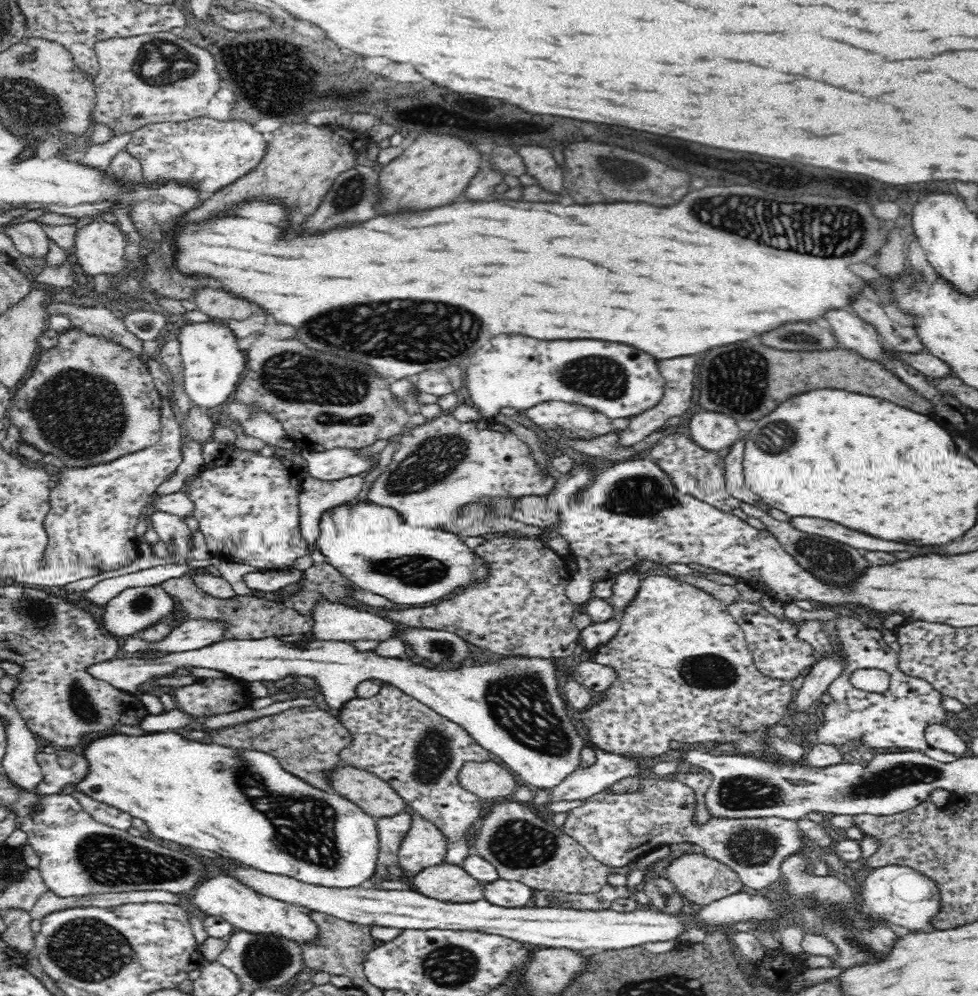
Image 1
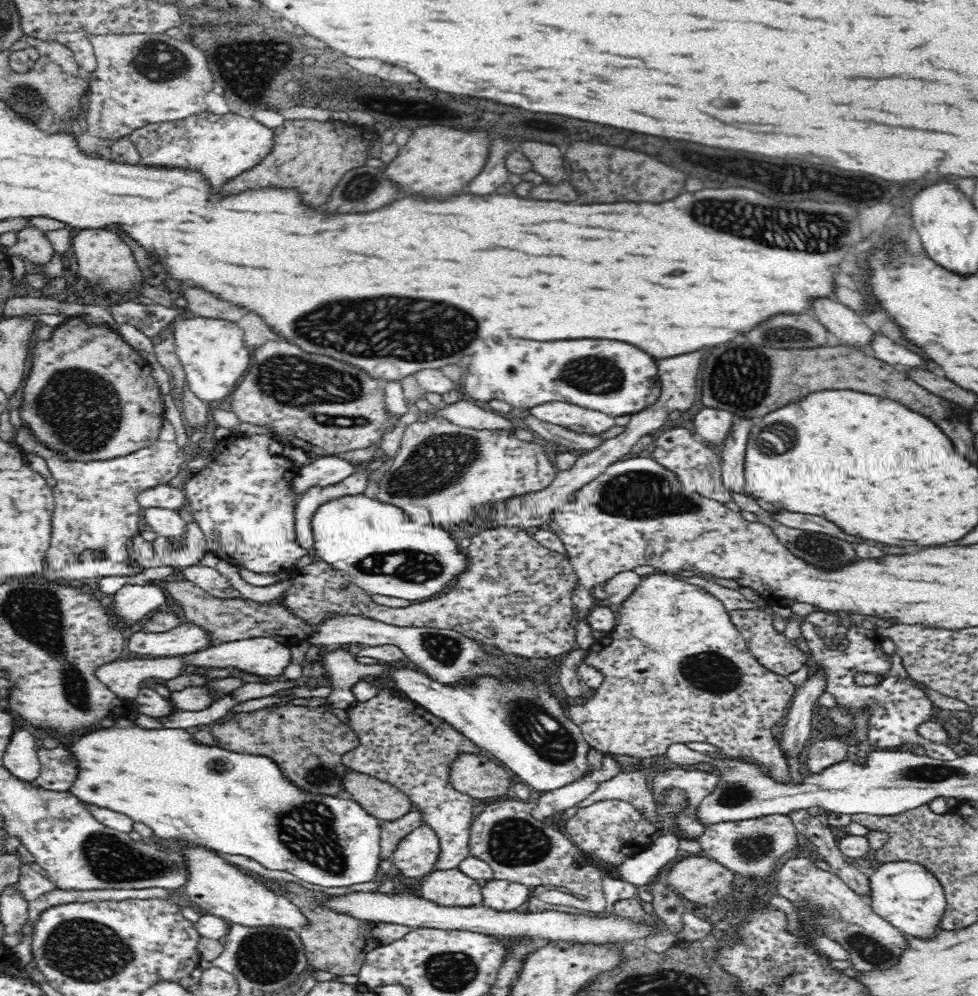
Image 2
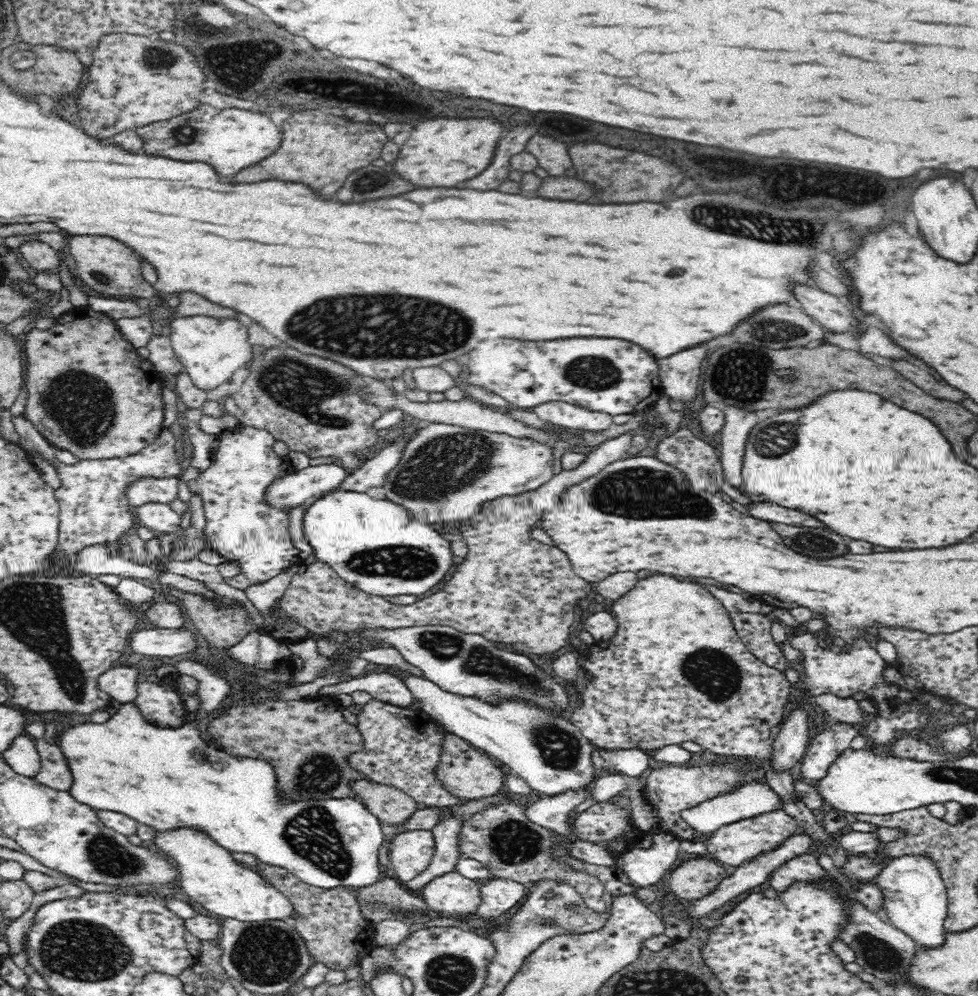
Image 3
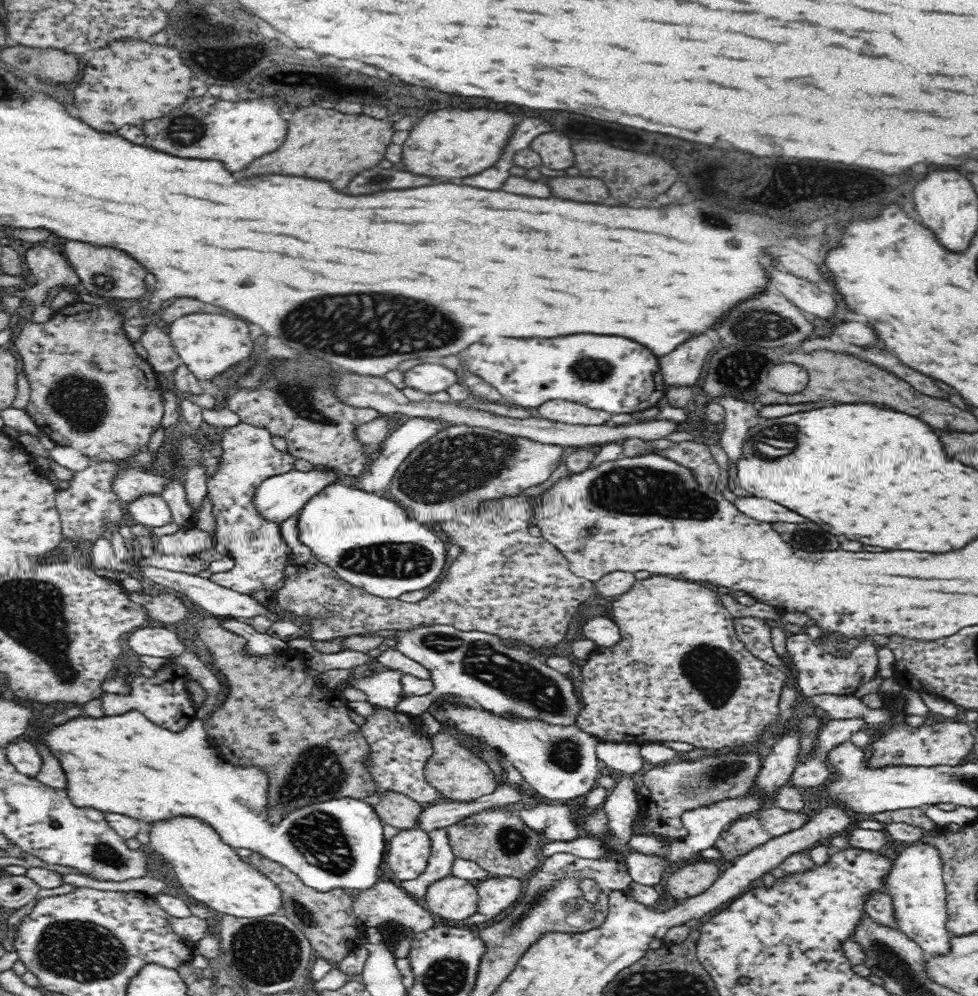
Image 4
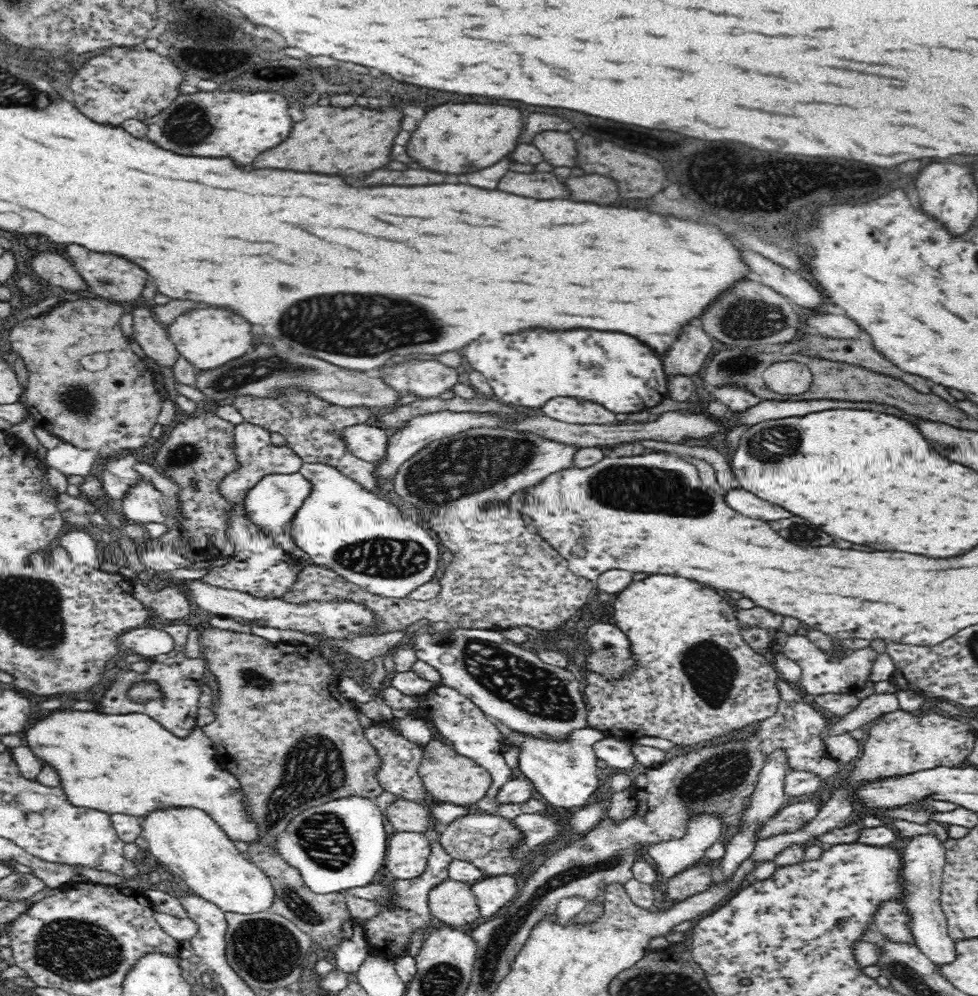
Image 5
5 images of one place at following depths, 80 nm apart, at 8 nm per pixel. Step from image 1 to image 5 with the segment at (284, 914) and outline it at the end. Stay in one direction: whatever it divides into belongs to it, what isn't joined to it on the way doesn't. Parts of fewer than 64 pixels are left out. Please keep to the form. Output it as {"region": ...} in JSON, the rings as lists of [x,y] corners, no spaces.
{"region":[[[167,809],[150,814],[143,822],[141,836],[148,839],[149,850],[159,862],[168,865],[184,880],[189,893],[217,906],[222,912],[260,914],[272,909],[276,889],[268,876],[248,860],[202,811]]]}

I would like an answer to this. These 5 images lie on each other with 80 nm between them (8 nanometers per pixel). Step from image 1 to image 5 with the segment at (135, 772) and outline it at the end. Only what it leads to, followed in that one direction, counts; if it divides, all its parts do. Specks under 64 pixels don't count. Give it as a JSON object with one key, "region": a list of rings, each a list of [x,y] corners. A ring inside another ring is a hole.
{"region":[[[56,712],[46,722],[26,730],[29,748],[44,761],[54,766],[62,780],[68,801],[76,807],[100,810],[132,817],[148,817],[167,809],[195,809],[202,811],[232,842],[258,844],[264,840],[260,825],[249,810],[248,797],[241,781],[215,760],[213,743],[196,723],[185,736],[172,734],[147,714],[96,714],[94,712]],[[348,796],[300,812],[288,822],[284,832],[273,838],[269,848],[301,873],[308,888],[329,896],[372,885],[385,862],[388,839],[379,808],[368,798]]]}

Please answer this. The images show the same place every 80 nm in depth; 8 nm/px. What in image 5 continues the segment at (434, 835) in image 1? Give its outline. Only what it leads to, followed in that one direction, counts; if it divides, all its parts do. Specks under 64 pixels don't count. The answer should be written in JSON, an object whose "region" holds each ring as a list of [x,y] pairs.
{"region":[[[420,831],[394,832],[387,840],[385,864],[395,880],[420,877],[431,853],[431,842]]]}

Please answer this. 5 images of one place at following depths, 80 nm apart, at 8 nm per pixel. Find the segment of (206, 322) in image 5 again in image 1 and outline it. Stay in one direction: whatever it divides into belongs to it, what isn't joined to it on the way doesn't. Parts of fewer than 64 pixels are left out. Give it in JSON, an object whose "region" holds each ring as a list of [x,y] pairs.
{"region":[[[186,324],[180,331],[178,341],[183,362],[184,392],[190,402],[202,411],[224,404],[235,392],[245,369],[244,351],[238,349],[236,339],[222,325]]]}

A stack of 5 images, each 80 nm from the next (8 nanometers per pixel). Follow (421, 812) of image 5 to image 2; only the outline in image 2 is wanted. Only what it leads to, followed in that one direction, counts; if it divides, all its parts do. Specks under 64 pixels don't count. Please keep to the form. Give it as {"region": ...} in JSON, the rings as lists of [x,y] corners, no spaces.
{"region":[[[349,769],[341,782],[341,790],[380,821],[399,819],[411,812],[408,797],[388,782]]]}

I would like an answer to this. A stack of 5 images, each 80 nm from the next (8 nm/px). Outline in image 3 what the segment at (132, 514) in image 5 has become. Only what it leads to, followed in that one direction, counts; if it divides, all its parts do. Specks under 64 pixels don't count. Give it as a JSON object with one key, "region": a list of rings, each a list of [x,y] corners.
{"region":[[[146,504],[134,507],[141,524],[157,533],[161,538],[166,534],[182,533],[182,519],[166,504]]]}

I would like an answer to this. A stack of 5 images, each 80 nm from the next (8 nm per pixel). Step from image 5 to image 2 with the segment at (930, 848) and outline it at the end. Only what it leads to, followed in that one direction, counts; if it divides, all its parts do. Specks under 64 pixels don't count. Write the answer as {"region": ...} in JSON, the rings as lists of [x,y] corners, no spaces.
{"region":[[[888,862],[878,867],[868,878],[869,908],[893,924],[905,936],[933,937],[937,922],[945,911],[945,894],[940,883],[928,870],[911,862]]]}

